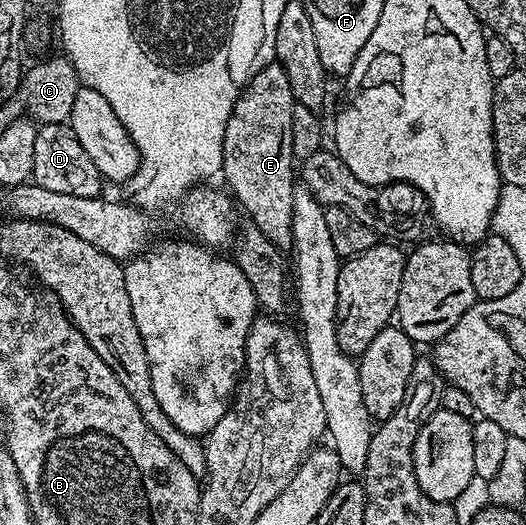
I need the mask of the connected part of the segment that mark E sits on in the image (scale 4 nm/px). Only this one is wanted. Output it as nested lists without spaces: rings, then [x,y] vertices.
[[[277,62],[266,64],[261,70],[257,70],[257,74],[253,74],[253,78],[243,89],[242,94],[237,98],[237,102],[233,106],[233,114],[229,114],[229,126],[225,126],[225,146],[223,147],[223,170],[222,179],[227,179],[226,187],[229,189],[230,195],[233,197],[236,205],[240,209],[243,208],[248,212],[250,223],[257,226],[257,230],[261,230],[261,234],[265,234],[265,238],[269,238],[269,242],[273,242],[281,250],[287,250],[292,247],[293,238],[293,198],[297,187],[297,161],[293,154],[293,106],[296,104],[295,95],[289,86],[289,77],[285,75],[285,70]]]

